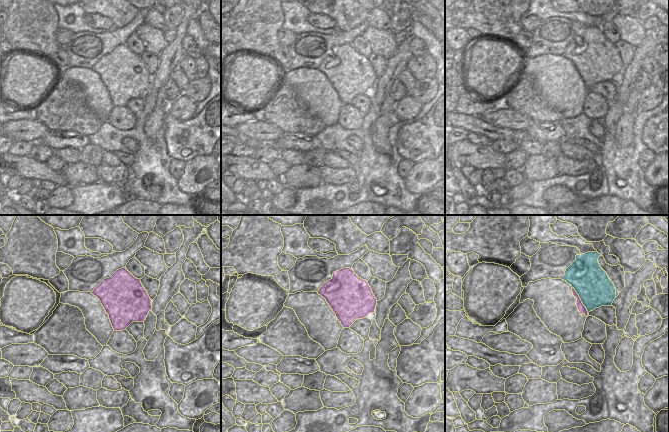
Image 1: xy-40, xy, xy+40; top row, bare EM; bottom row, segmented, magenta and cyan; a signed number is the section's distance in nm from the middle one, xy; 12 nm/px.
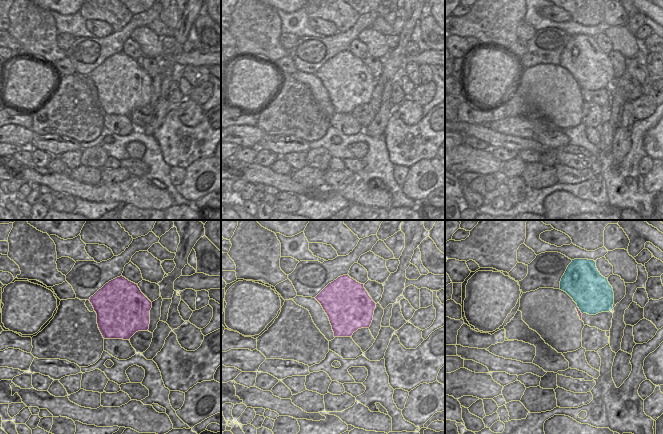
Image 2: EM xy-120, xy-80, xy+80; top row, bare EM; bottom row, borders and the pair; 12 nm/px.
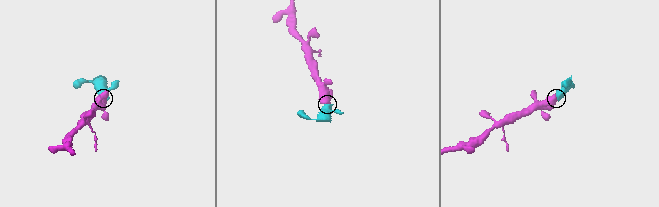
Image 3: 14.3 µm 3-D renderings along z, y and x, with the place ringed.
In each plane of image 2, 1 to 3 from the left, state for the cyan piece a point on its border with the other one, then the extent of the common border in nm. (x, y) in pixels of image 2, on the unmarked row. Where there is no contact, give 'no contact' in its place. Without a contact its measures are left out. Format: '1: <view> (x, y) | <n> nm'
1: no contact
2: no contact
3: xy+80 (579, 86) | 120 nm

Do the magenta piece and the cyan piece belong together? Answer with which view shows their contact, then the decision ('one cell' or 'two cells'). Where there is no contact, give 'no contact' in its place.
meets magenta in xy+40; one cell

